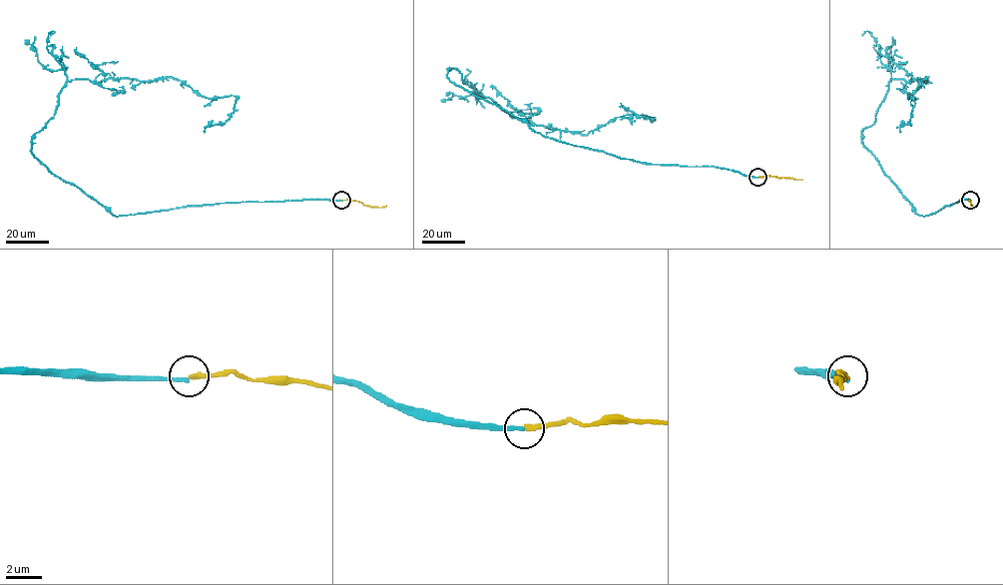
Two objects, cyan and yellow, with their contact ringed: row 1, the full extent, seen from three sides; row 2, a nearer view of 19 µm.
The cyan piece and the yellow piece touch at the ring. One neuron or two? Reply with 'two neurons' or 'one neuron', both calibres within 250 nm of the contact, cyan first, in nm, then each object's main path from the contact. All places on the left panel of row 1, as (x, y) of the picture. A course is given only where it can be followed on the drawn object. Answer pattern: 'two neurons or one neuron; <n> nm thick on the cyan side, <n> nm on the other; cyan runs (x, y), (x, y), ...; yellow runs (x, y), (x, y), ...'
two neurons; 240 nm thick on the cyan side, 240 nm on the other; cyan runs (342, 200), (114, 216), (31, 148), (75, 79), (173, 77), (210, 99), (234, 95), (231, 116), (204, 132); yellow runs (342, 200), (354, 200), (373, 207), (386, 206)

